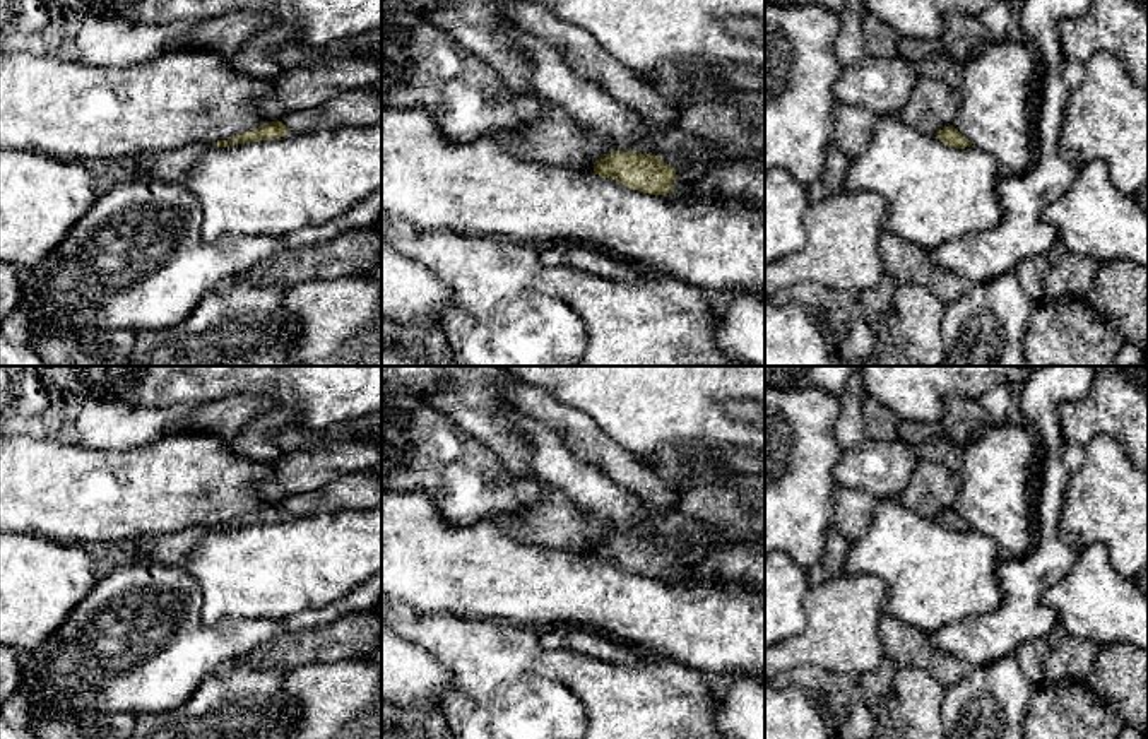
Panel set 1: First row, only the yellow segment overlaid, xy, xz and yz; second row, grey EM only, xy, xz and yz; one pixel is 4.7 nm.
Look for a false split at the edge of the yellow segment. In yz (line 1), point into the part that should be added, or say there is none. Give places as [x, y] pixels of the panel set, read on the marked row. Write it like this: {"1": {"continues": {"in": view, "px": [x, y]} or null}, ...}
{"1": {"continues": null}}

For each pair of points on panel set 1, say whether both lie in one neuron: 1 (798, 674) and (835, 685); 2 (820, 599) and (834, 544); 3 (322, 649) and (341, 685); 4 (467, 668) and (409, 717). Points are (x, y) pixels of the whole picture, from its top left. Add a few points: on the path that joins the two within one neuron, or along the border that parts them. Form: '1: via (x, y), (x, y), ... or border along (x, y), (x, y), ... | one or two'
1: via (806, 676), (820, 685), (827, 685) | one
2: border along (842, 572), (811, 587) | two
3: border along (363, 657), (305, 662), (289, 671) | two
4: border along (440, 709), (447, 721) | two

